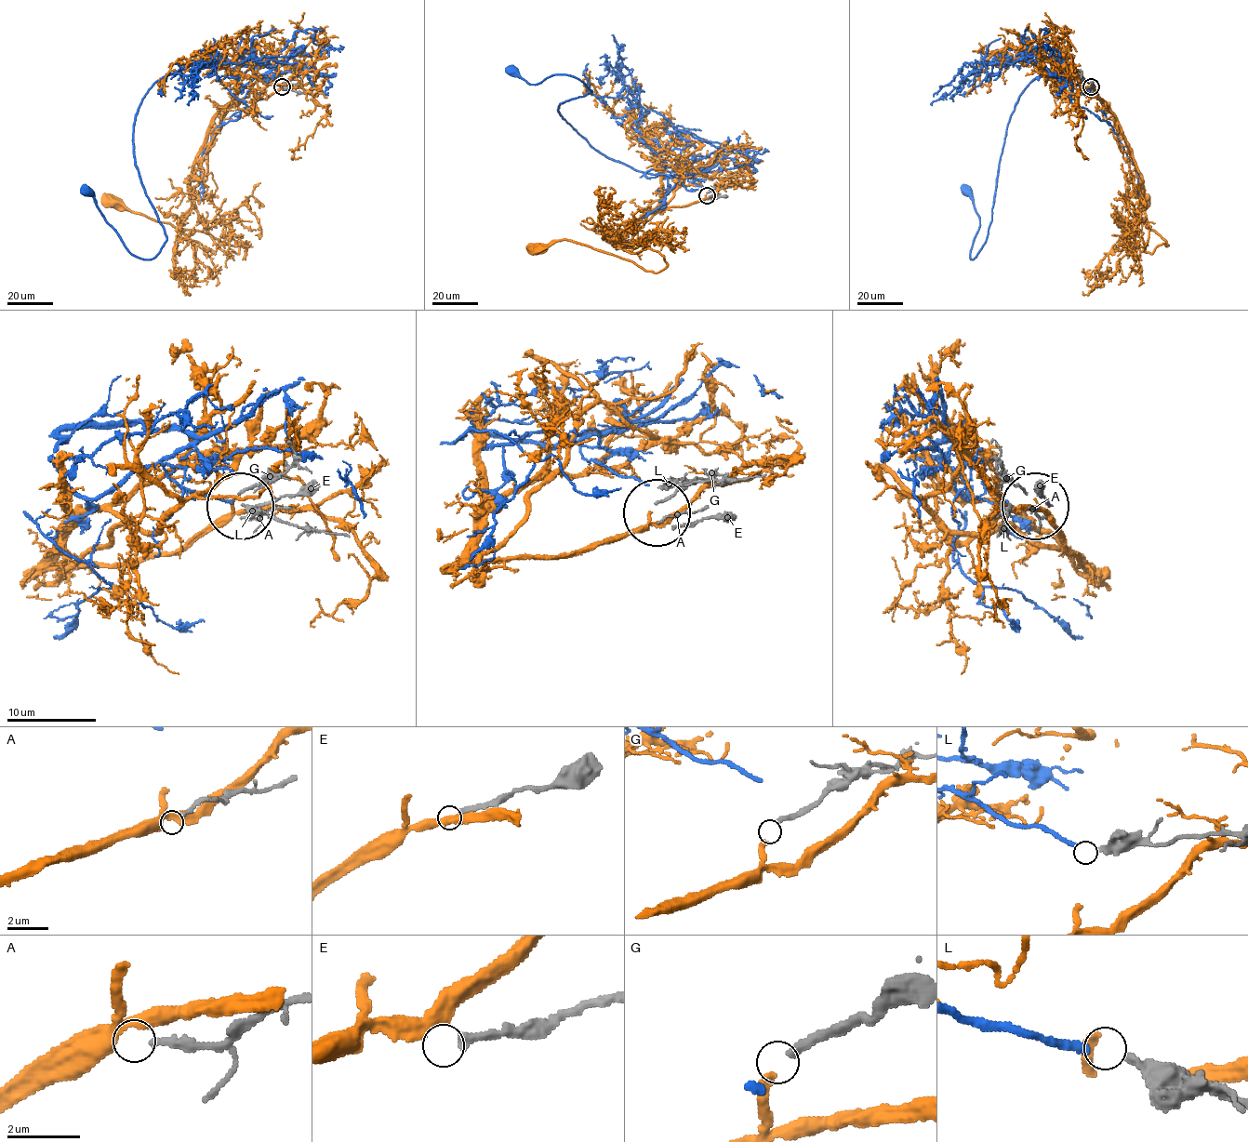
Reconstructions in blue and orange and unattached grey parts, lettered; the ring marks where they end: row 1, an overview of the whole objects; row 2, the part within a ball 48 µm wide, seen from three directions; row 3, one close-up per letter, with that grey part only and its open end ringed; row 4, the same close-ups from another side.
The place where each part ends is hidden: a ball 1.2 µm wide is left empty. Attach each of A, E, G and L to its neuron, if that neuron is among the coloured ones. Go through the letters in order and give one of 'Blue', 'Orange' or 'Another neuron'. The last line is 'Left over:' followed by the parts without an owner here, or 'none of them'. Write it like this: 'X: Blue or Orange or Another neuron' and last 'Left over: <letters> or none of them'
A: Another neuron
E: Another neuron
G: Orange
L: Blue
Left over: A, E

